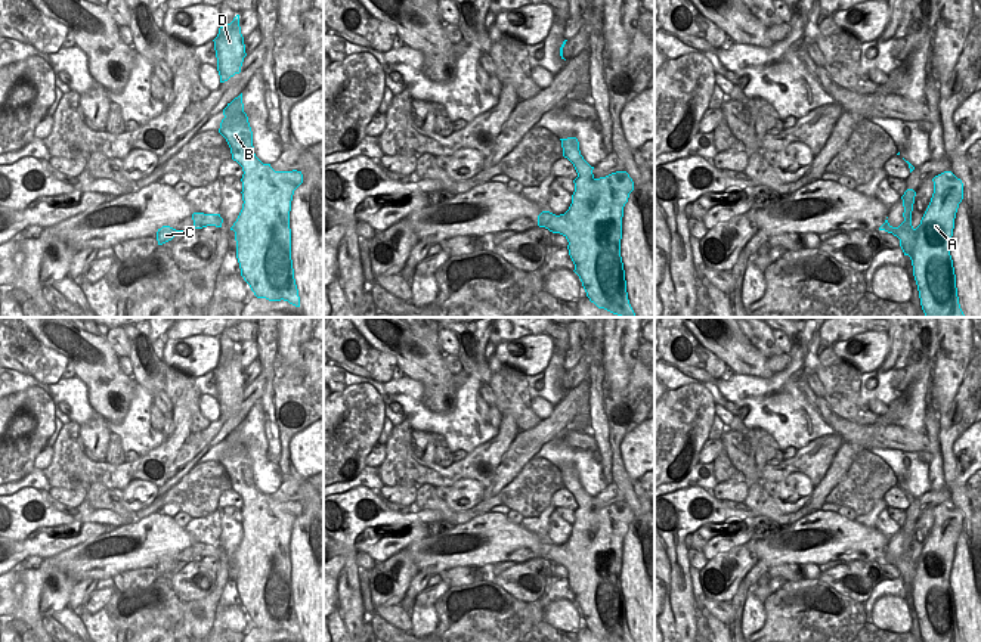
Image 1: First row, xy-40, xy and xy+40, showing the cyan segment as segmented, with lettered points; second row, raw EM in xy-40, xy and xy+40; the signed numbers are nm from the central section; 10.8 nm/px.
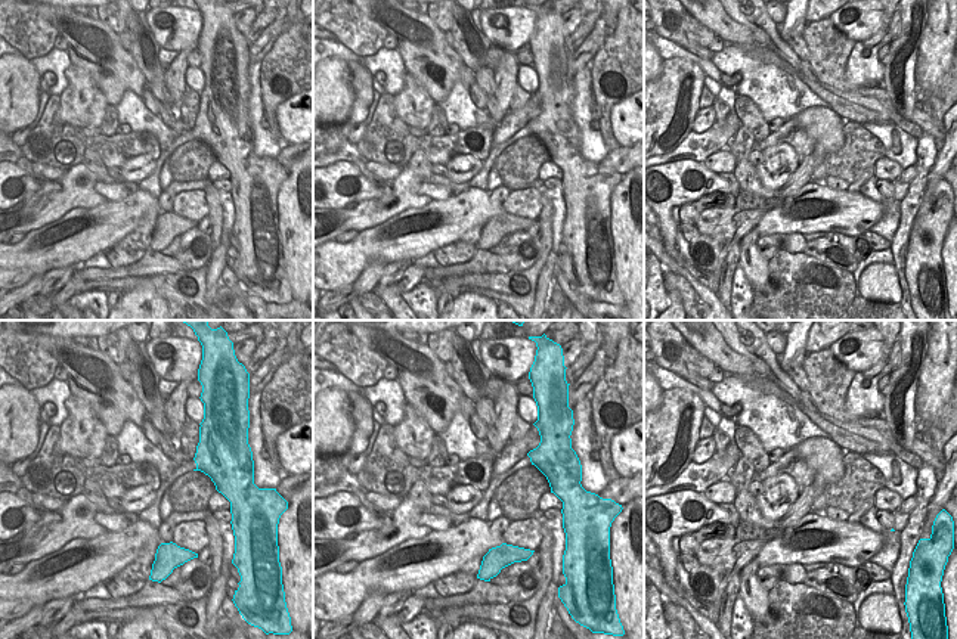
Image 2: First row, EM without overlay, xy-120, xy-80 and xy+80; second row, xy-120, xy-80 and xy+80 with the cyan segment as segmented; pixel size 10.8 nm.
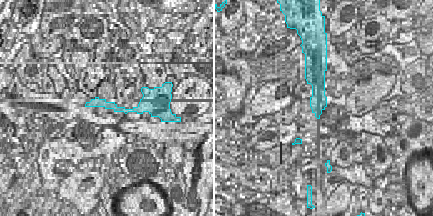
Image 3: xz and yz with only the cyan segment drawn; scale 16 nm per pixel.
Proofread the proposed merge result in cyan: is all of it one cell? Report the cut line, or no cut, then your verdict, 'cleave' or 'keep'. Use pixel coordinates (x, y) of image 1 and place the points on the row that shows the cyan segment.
cut none; keep

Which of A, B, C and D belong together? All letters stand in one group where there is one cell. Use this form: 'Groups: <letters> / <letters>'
Groups: A B C D

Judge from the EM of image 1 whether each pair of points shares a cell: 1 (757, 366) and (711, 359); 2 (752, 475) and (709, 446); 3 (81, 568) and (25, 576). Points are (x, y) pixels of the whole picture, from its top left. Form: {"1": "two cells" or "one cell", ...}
{"1": "two cells", "2": "two cells", "3": "one cell"}

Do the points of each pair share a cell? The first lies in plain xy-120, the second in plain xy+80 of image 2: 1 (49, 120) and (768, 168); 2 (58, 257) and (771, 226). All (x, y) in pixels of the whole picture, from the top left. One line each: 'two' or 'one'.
1: two
2: one

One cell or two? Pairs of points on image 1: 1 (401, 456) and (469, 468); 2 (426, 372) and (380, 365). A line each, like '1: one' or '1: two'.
1: one
2: two

